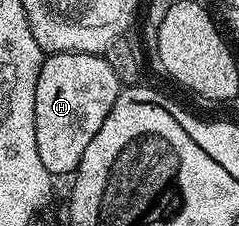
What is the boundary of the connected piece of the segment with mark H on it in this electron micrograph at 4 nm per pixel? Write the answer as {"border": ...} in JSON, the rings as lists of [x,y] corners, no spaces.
{"border":[[[55,52],[43,59],[40,78],[36,78],[36,151],[51,177],[69,177],[77,172],[88,142],[104,126],[104,118],[108,118],[119,91],[116,70],[108,66],[105,55]]]}

